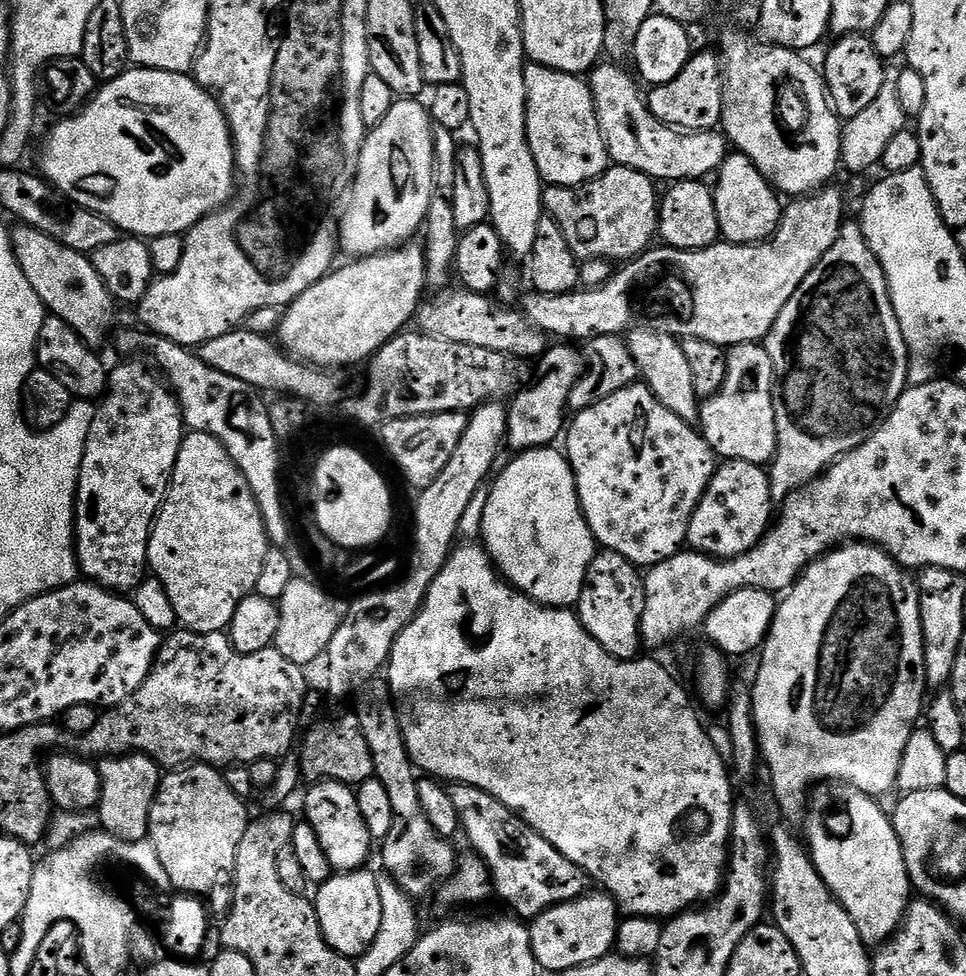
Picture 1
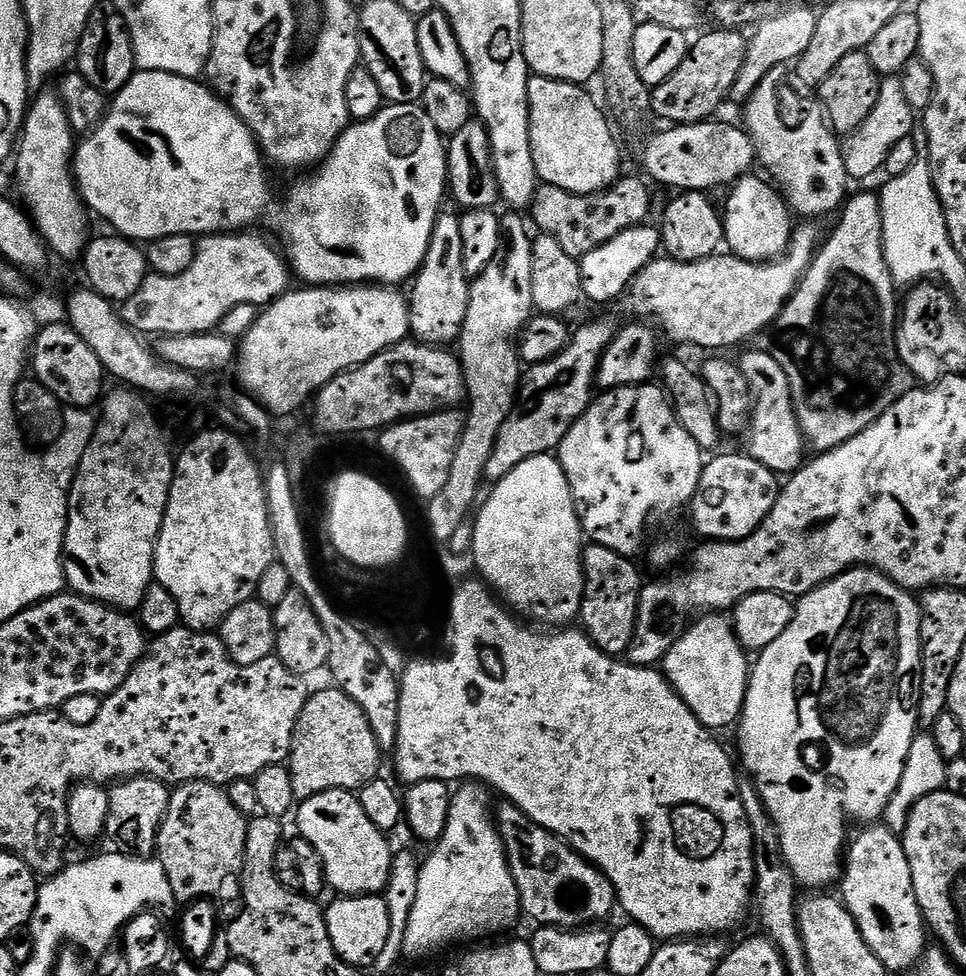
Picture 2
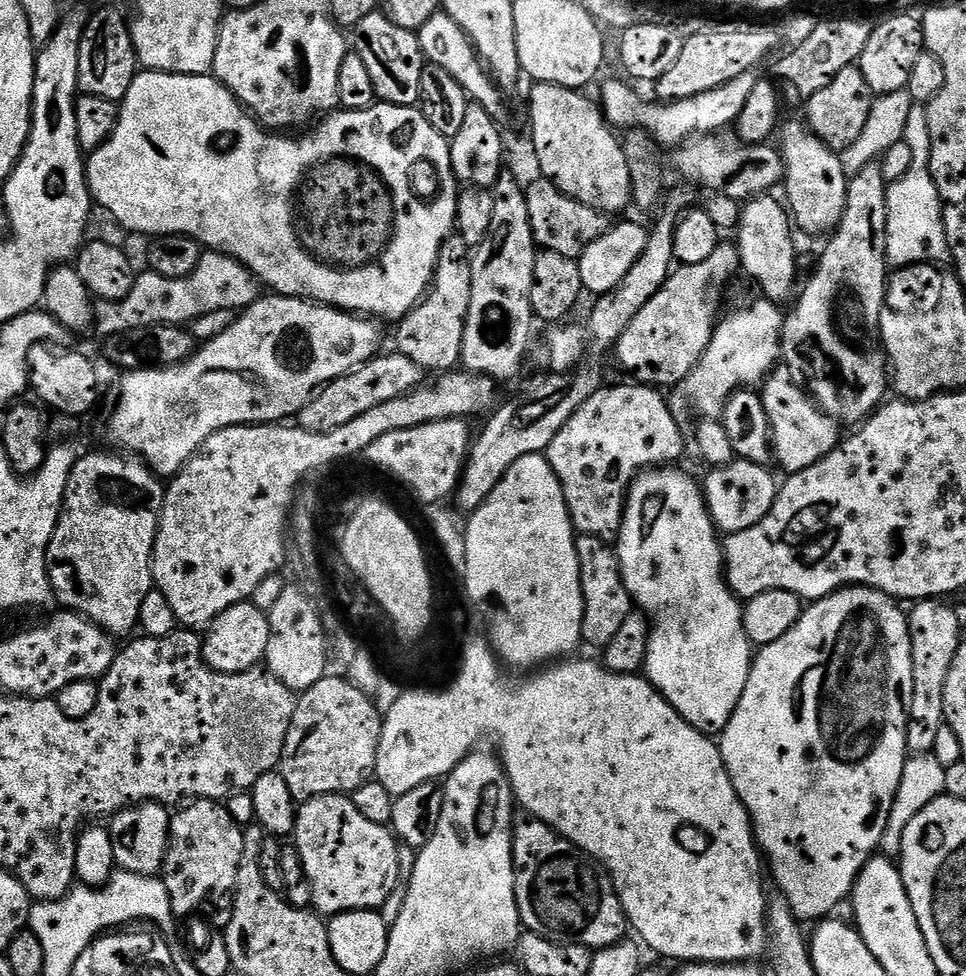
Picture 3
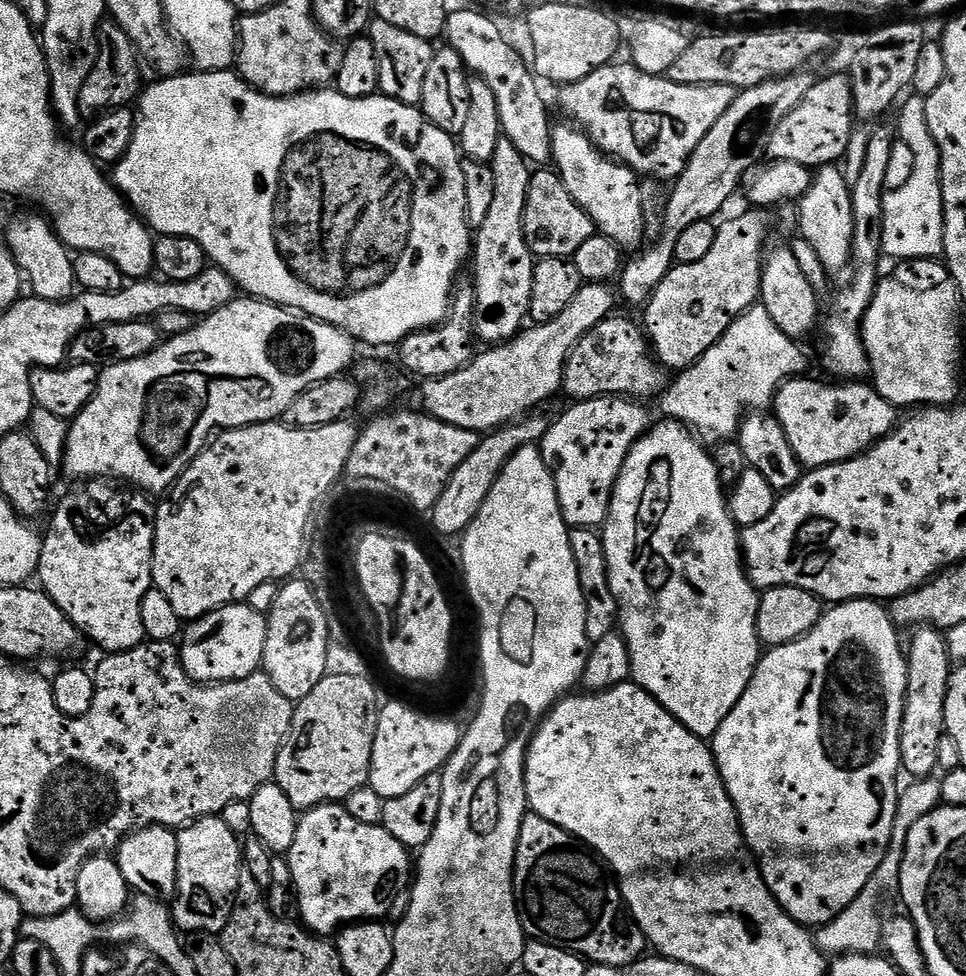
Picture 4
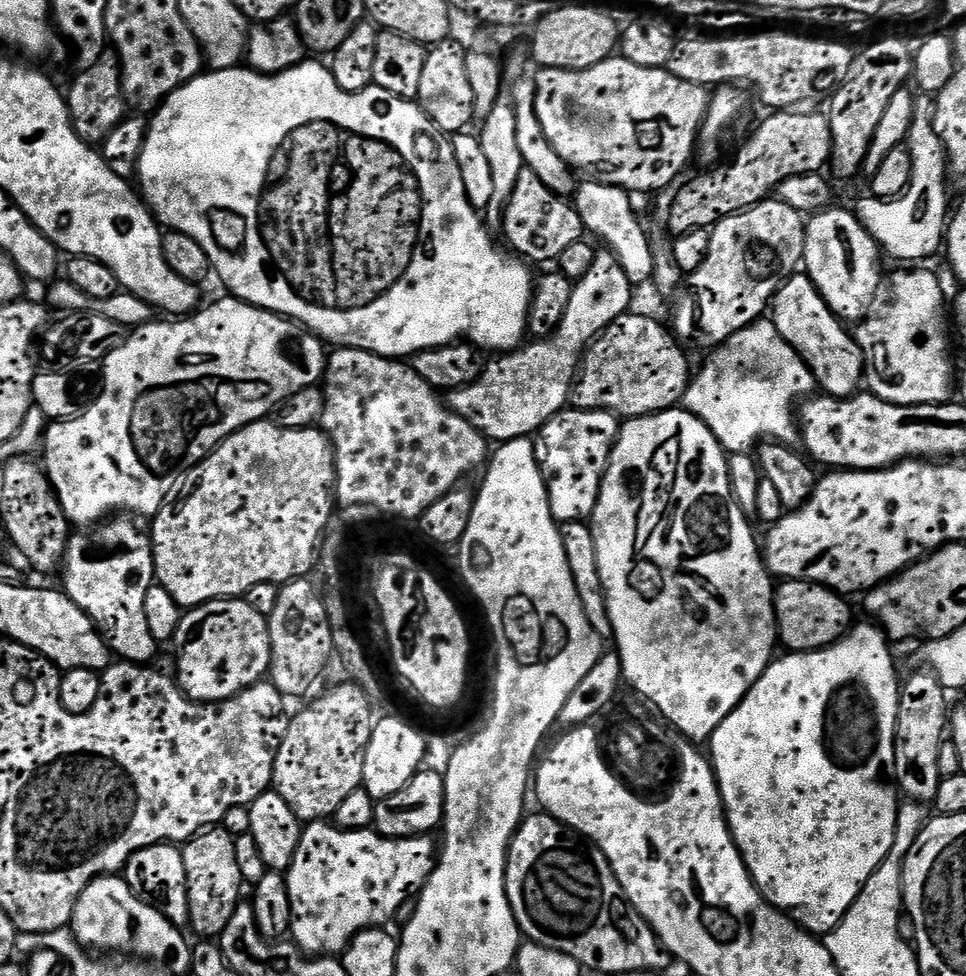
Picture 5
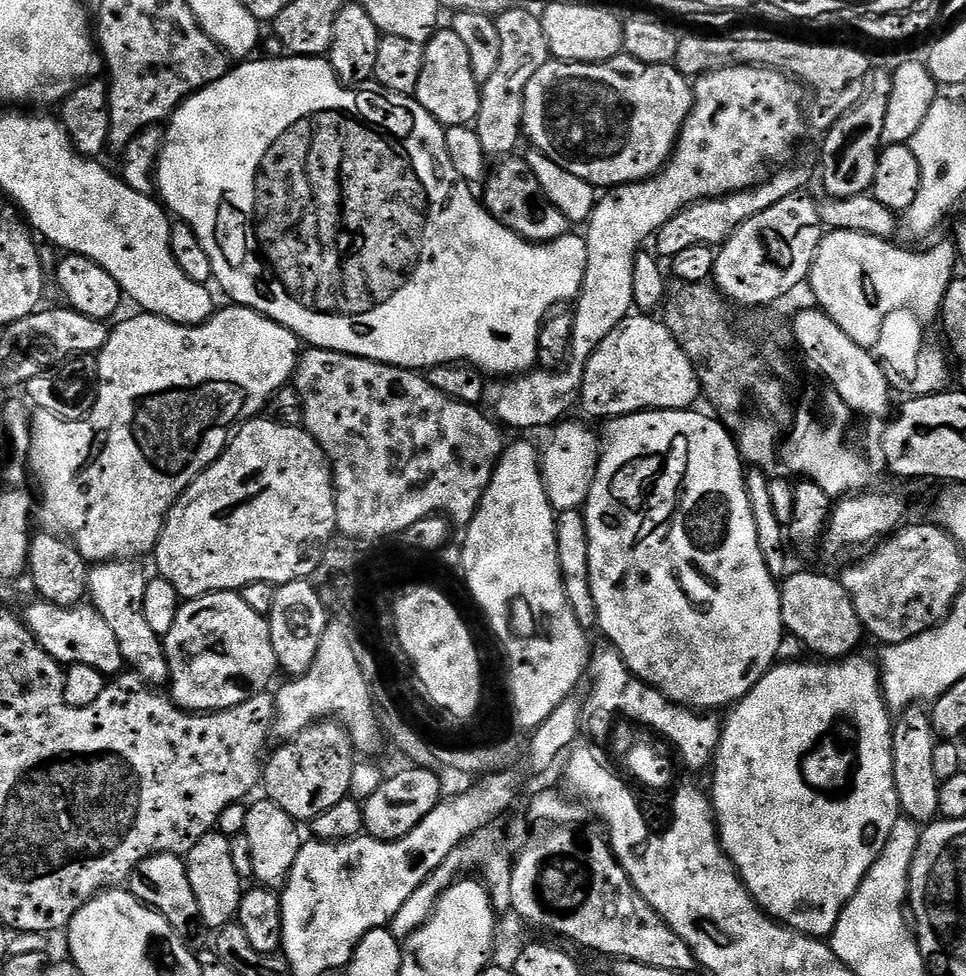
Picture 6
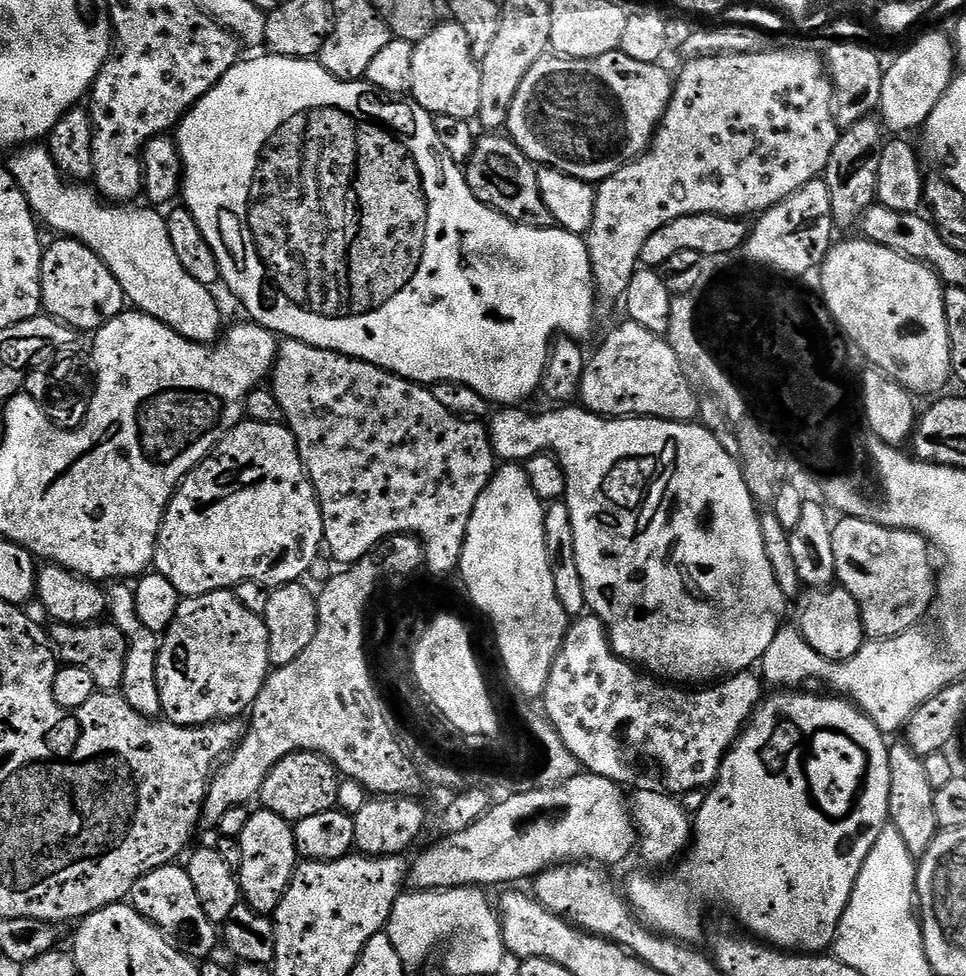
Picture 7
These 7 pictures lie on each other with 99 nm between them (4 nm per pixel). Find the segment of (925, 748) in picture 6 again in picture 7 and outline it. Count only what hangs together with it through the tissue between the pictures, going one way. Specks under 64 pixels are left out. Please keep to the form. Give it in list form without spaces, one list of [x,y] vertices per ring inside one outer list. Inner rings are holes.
[[[907,742],[893,743],[888,749],[890,758],[890,824],[897,828],[906,842],[906,850],[917,858],[926,855],[930,842],[934,842],[937,832],[941,831],[938,813],[934,810],[936,789],[930,786],[926,778],[926,766],[923,759]]]

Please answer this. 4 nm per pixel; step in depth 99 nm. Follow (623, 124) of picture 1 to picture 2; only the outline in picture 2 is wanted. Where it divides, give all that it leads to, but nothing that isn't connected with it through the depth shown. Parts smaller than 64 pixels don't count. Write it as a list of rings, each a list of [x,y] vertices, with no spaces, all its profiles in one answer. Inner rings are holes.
[[[681,124],[660,132],[644,148],[644,168],[660,184],[672,190],[704,192],[719,184],[731,186],[753,171],[756,147],[743,127],[732,124]]]

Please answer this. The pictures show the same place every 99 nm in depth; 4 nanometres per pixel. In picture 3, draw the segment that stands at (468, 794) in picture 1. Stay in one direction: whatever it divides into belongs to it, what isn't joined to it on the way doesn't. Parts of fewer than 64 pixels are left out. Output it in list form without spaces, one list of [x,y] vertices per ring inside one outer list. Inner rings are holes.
[[[527,814],[521,817],[512,825],[512,865],[516,868],[521,925],[547,940],[578,943],[593,950],[609,948],[625,939],[630,925],[607,871],[549,824]]]

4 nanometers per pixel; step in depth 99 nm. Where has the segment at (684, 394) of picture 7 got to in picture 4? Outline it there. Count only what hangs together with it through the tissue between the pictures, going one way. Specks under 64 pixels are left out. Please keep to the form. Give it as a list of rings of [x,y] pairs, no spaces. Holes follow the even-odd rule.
[[[613,314],[590,334],[586,334],[574,346],[574,350],[568,356],[564,367],[563,395],[569,396],[569,401],[596,400],[600,396],[623,396],[637,402],[648,402],[651,396],[659,397],[666,388],[665,369],[656,359],[649,343],[648,337],[641,325],[632,320],[623,320],[619,314]]]

